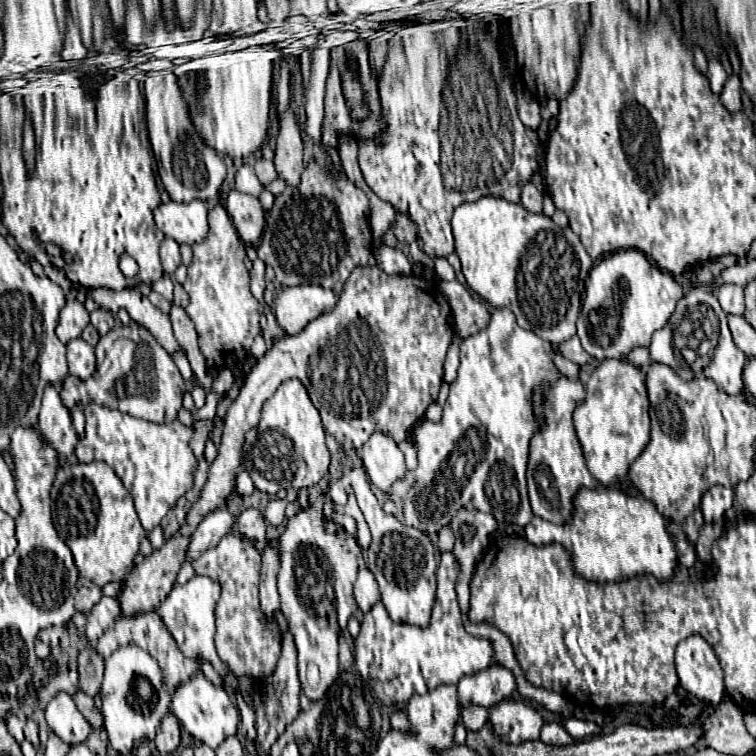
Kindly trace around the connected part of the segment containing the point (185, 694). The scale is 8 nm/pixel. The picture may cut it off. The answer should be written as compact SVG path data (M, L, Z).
M197 670L185 684L179 684L171 692L171 714L179 720L179 724L199 742L217 748L227 736L237 734L239 724L239 708L231 702L223 688L215 688L201 670Z

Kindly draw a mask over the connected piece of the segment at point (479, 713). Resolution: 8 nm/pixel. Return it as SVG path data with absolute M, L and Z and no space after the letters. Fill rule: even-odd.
M463 706L463 708L461 708L461 718L463 718L465 728L469 728L469 730L479 730L479 728L487 722L489 710L483 708L483 706Z

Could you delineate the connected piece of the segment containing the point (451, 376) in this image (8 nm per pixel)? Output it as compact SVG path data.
M455 330L455 336L451 340L451 346L449 346L449 352L447 352L447 360L445 360L445 382L453 382L457 378L459 342L461 342L461 338L457 338L457 330Z

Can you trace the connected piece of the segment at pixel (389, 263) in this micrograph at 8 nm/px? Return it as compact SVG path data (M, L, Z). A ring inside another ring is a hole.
M381 244L375 250L375 258L377 258L379 268L387 274L412 274L411 263L407 262L407 258L399 250L391 250L385 244Z

